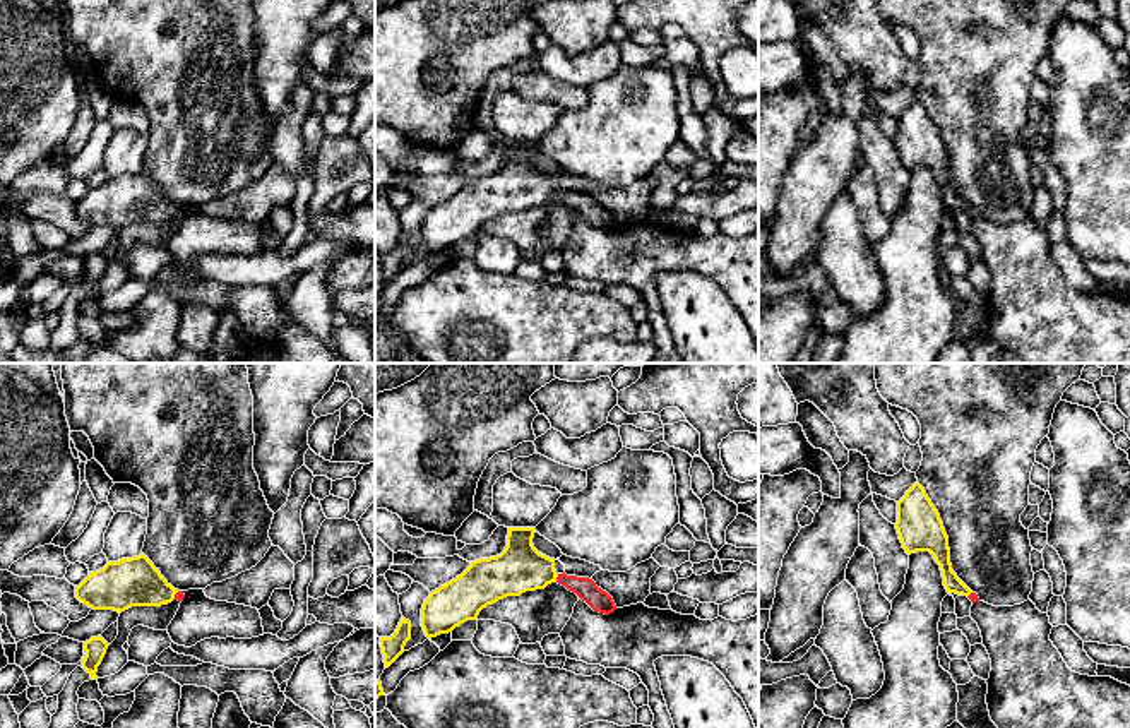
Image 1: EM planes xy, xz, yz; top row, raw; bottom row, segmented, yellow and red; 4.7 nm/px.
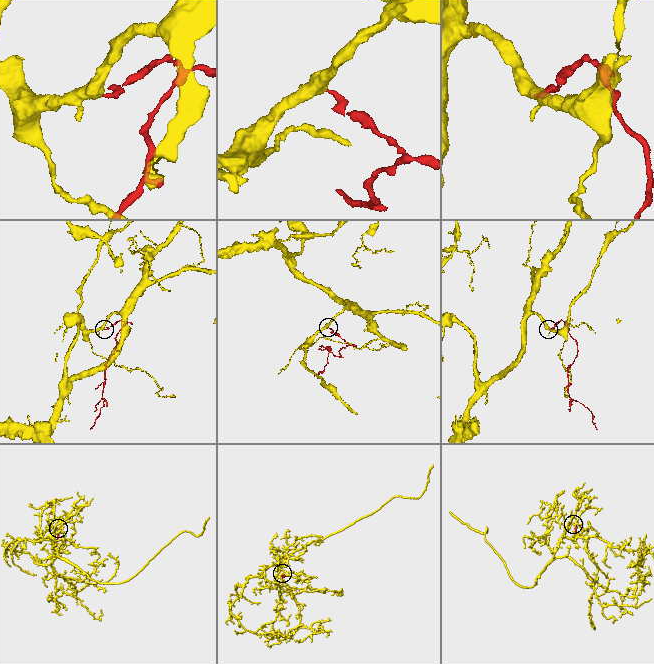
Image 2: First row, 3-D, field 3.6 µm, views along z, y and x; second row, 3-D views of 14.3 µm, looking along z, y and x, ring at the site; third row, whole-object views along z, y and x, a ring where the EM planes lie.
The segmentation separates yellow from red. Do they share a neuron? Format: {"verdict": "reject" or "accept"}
{"verdict": "accept"}

